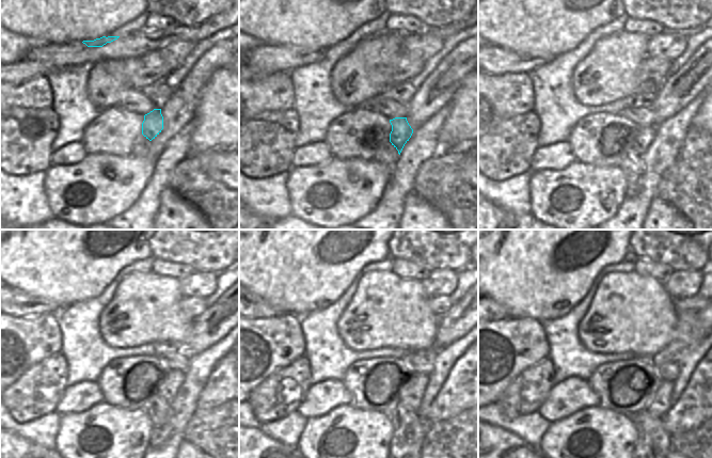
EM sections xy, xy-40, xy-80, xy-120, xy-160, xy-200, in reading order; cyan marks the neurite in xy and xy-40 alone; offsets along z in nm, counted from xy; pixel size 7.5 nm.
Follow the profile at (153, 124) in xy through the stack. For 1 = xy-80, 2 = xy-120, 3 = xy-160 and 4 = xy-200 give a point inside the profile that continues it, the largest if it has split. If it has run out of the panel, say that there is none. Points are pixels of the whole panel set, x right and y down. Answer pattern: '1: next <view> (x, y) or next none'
1: next xy-80 (646, 136)
2: next xy-120 (175, 378)
3: next xy-160 (411, 394)
4: next xy-200 (662, 403)

